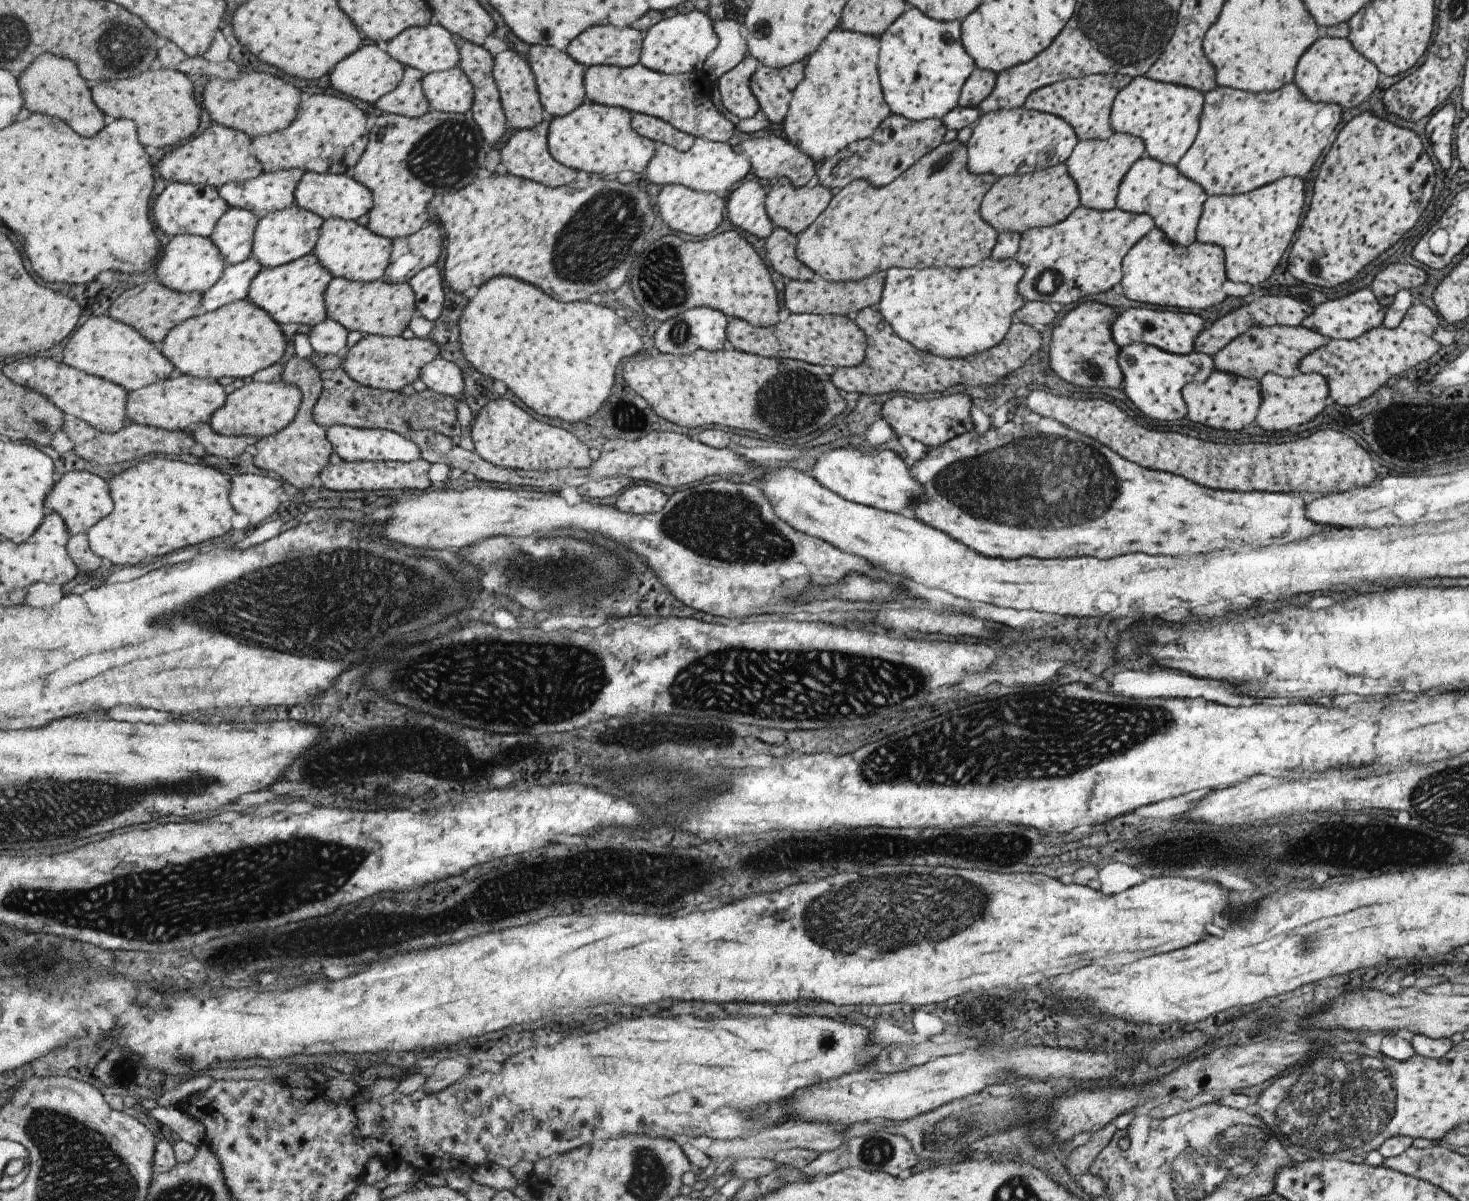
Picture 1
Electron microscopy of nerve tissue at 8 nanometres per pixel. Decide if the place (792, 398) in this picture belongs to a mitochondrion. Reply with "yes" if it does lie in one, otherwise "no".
yes

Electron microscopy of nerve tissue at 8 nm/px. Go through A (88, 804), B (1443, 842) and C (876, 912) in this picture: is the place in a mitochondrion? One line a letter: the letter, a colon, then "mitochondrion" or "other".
A: mitochondrion
B: mitochondrion
C: mitochondrion

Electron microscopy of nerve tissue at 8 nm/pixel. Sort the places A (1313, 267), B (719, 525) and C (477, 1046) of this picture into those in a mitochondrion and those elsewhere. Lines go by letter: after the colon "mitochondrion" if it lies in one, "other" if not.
A: mitochondrion
B: mitochondrion
C: other

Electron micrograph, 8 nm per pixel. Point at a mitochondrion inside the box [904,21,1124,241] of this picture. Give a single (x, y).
(940, 163)

